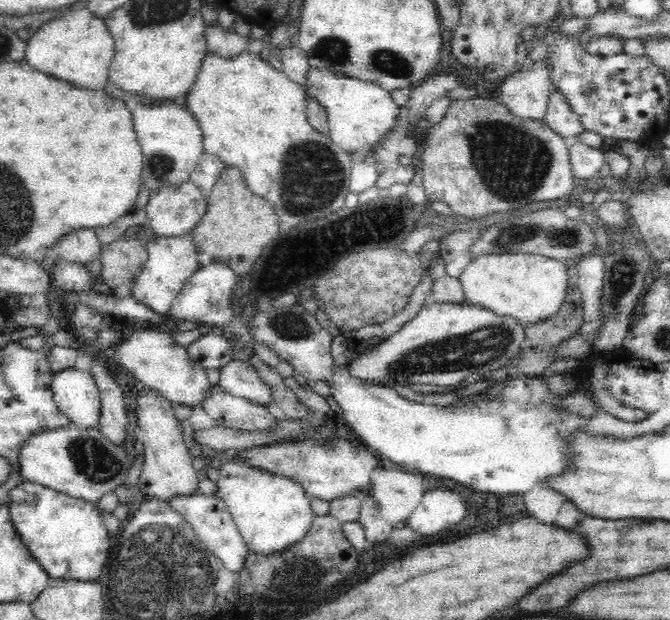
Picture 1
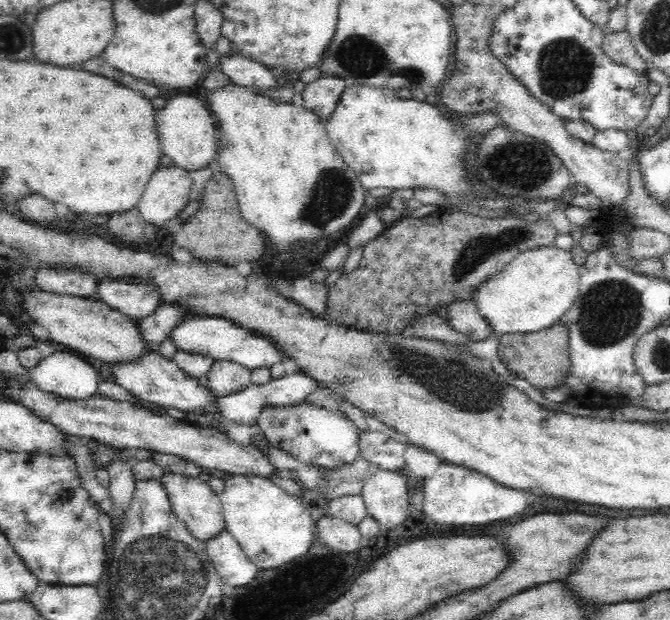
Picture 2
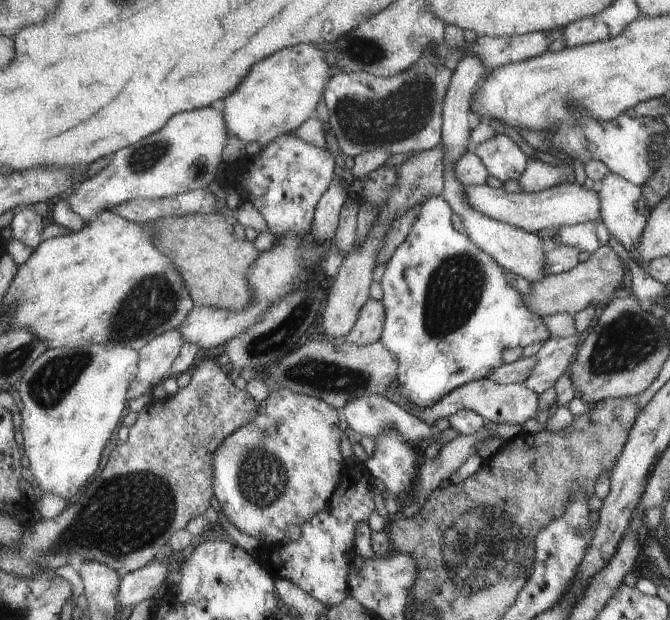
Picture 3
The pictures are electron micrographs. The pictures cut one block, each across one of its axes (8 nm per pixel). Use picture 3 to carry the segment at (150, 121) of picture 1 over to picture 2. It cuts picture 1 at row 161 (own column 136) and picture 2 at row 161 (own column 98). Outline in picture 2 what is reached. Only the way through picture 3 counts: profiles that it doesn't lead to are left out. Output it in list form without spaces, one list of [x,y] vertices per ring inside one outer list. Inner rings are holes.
[[[176,96],[168,102],[162,102],[156,110],[155,122],[160,122],[161,155],[170,158],[174,166],[188,173],[208,167],[214,162],[218,152],[217,128],[213,115],[204,100],[194,96]]]

